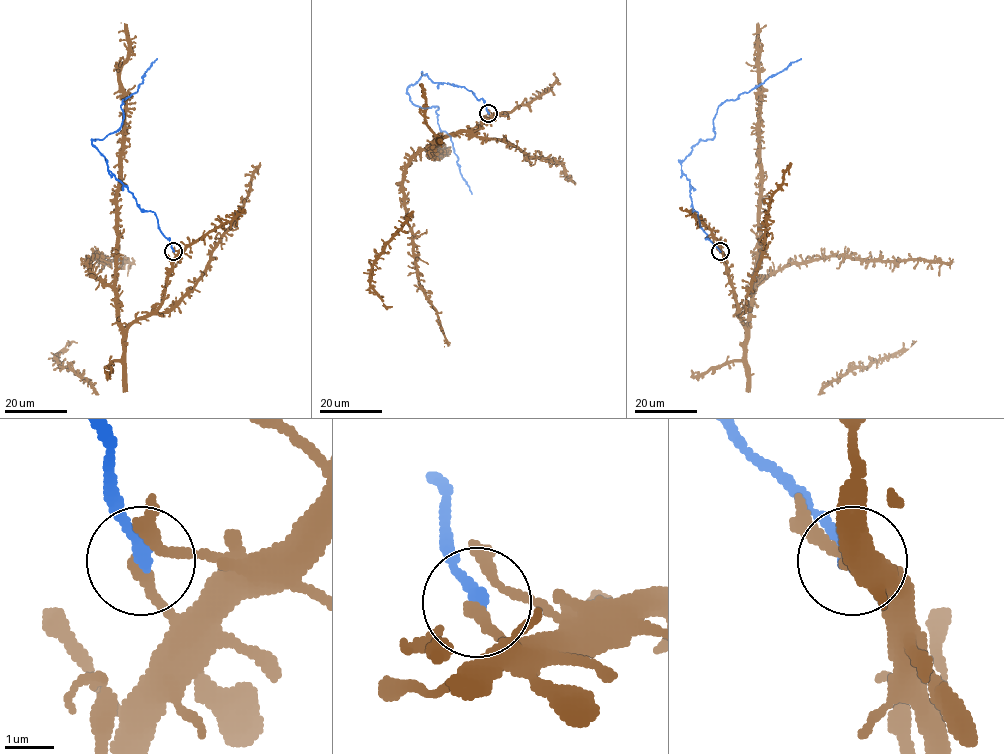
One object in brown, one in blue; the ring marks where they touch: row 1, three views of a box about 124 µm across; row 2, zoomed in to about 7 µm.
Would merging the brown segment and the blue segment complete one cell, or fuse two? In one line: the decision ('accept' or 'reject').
reject

